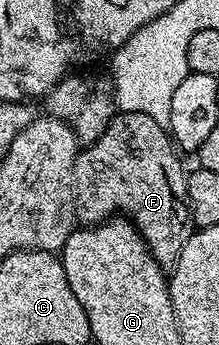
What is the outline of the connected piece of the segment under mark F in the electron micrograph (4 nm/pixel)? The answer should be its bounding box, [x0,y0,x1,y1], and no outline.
[73,112,193,271]

